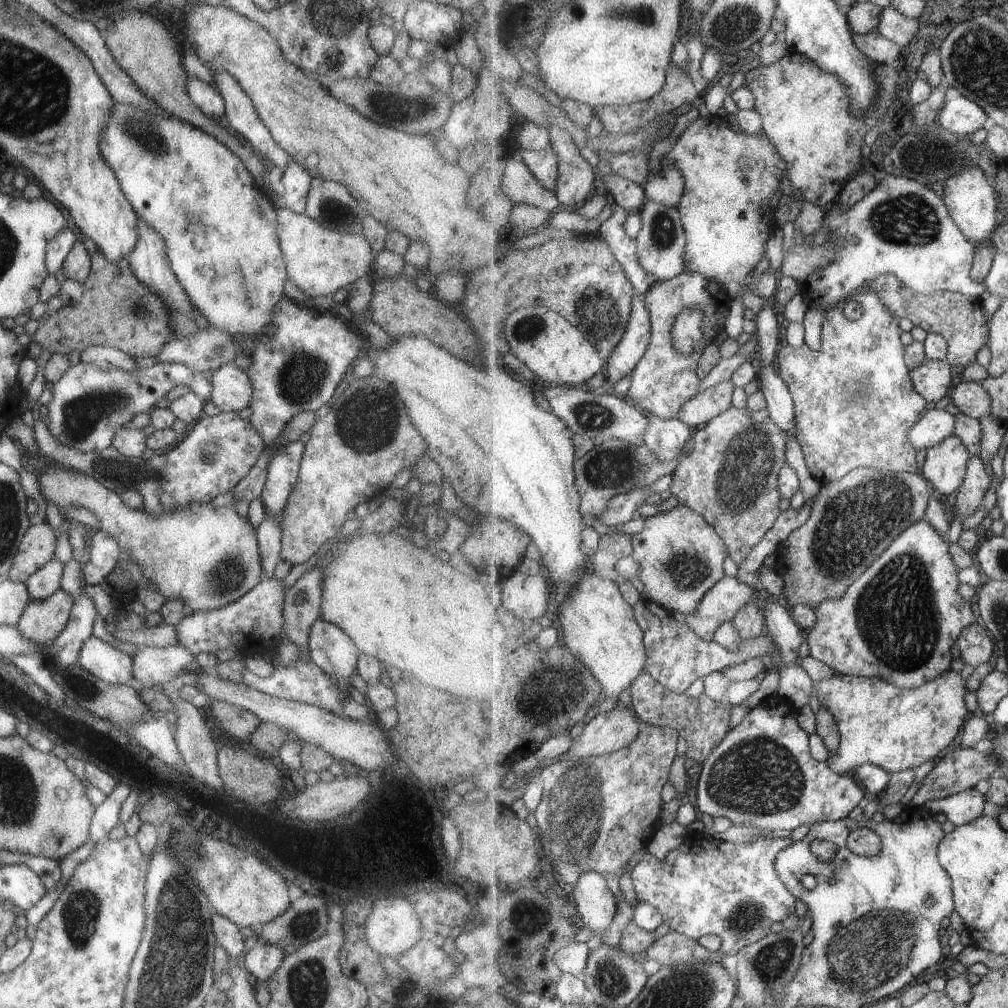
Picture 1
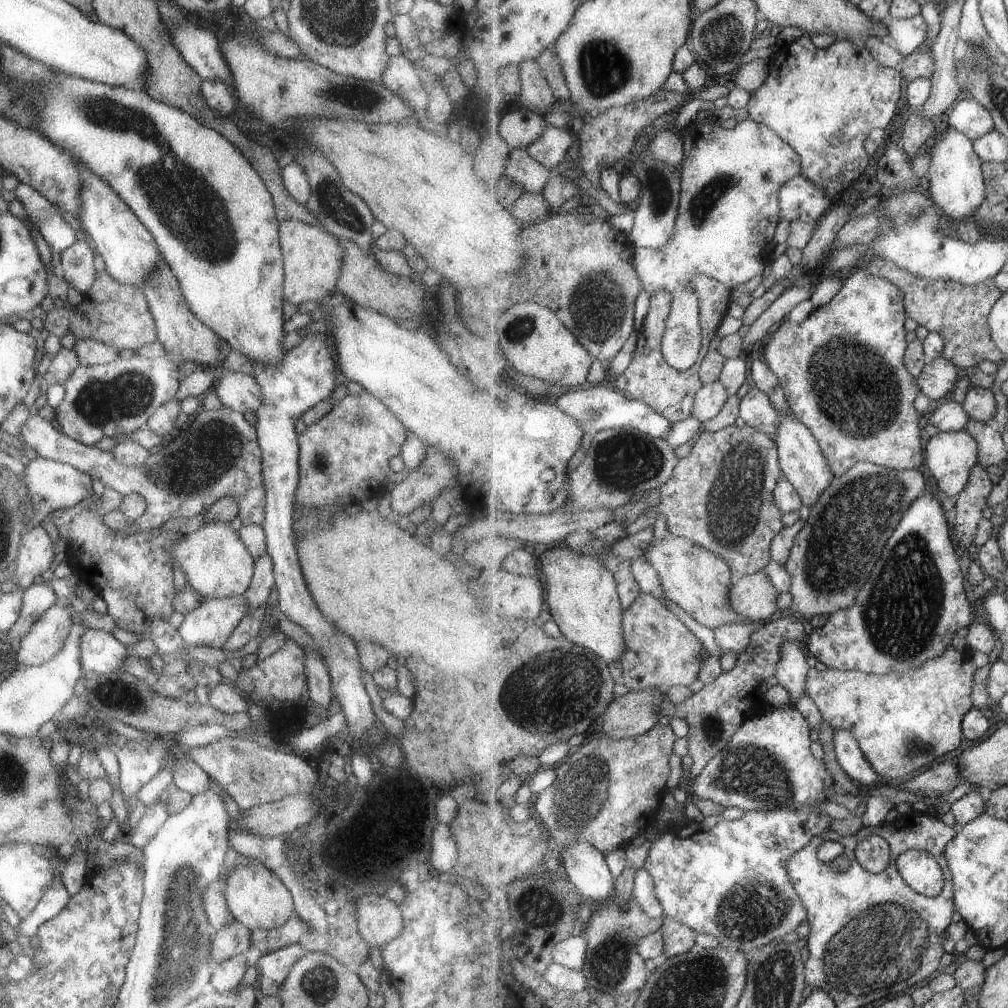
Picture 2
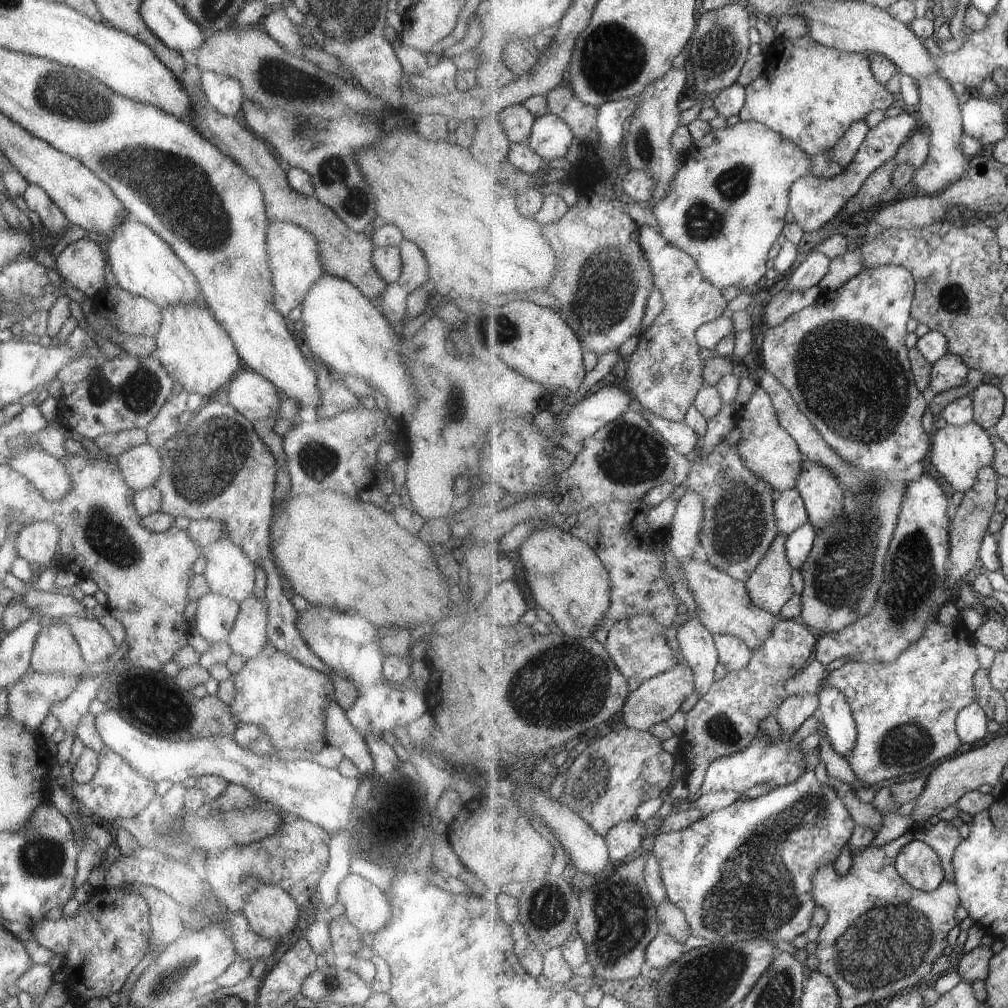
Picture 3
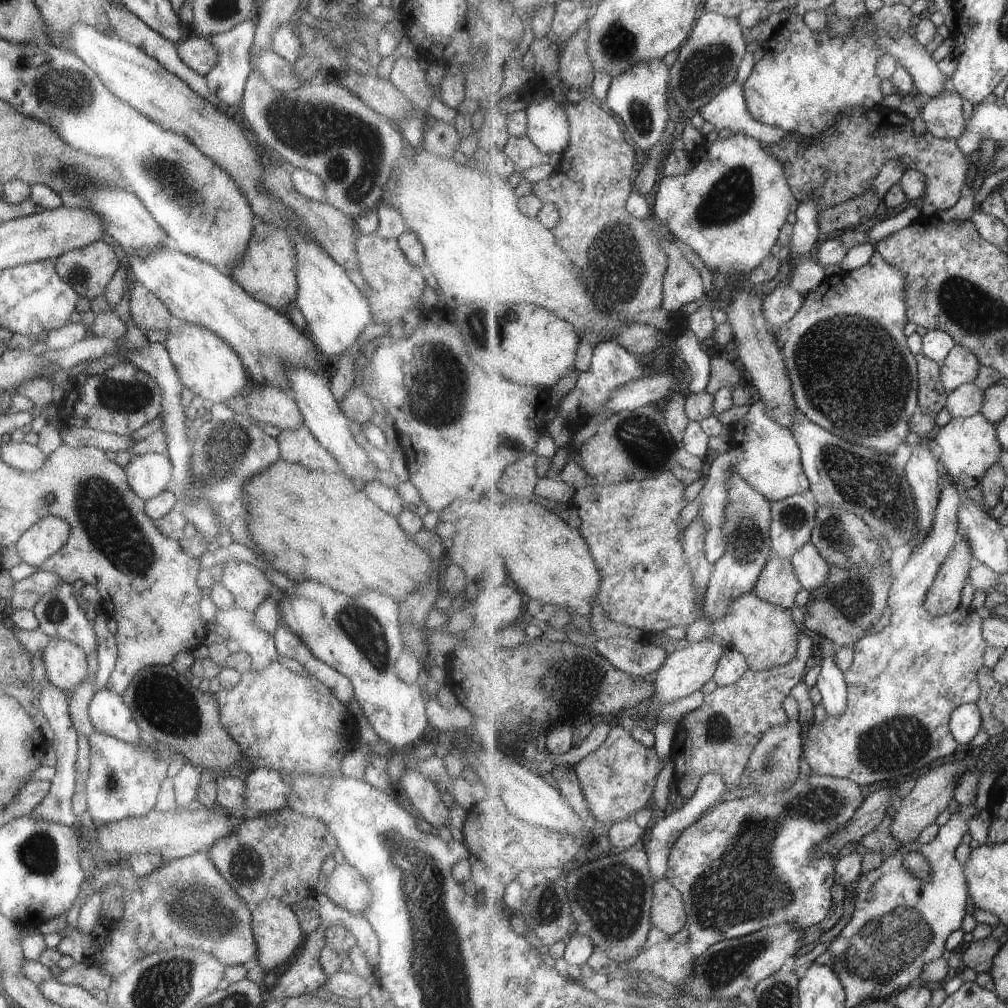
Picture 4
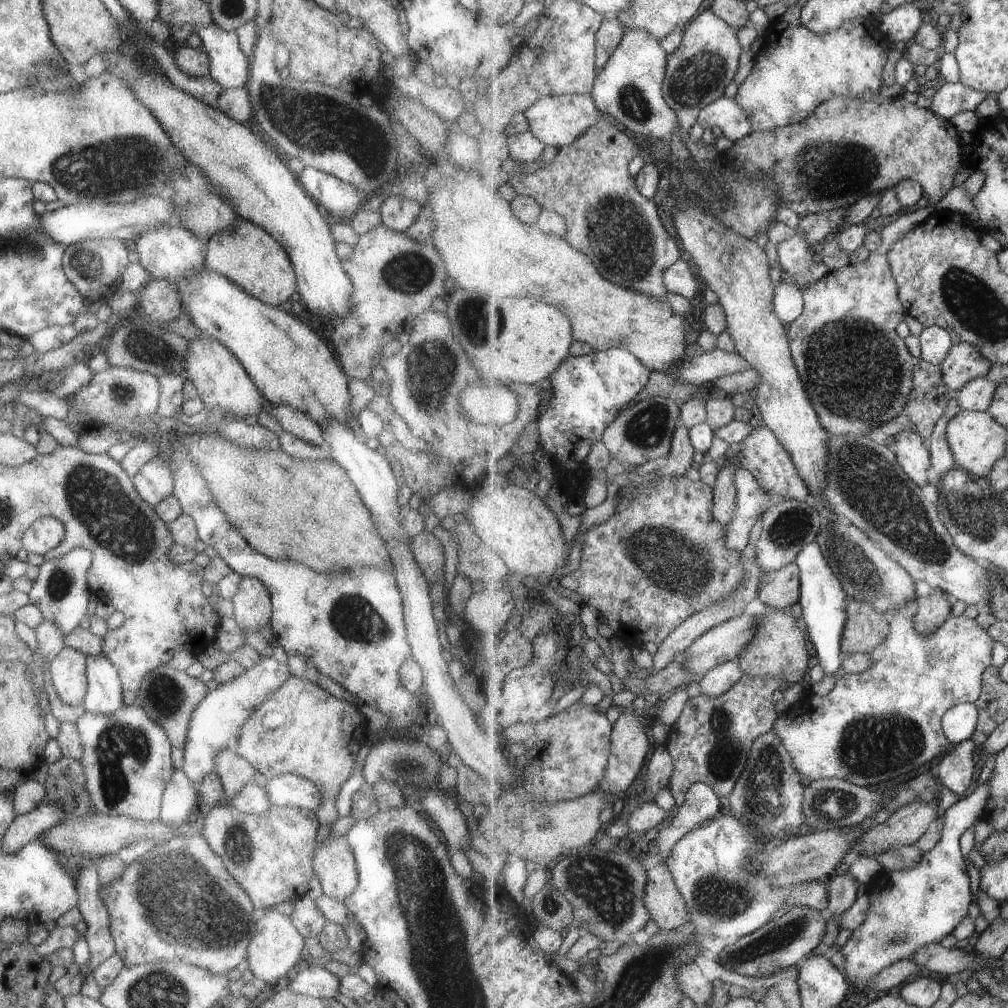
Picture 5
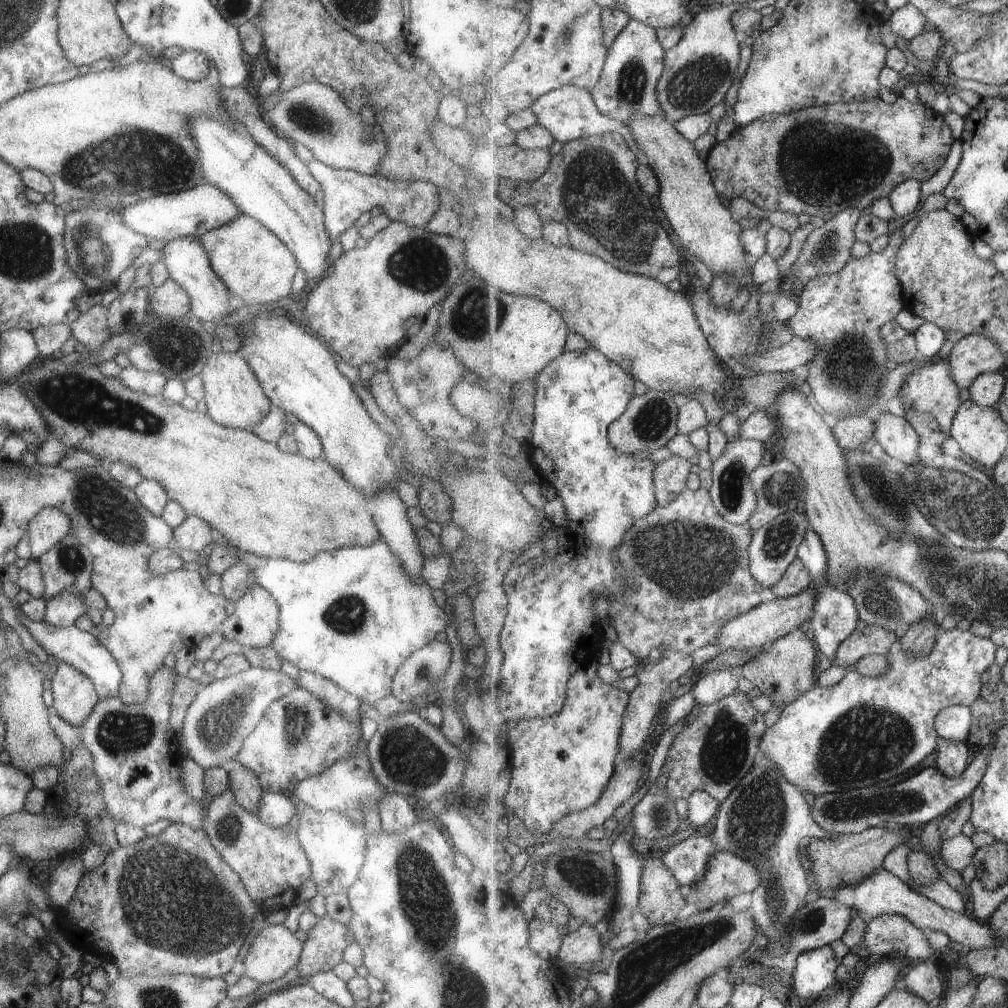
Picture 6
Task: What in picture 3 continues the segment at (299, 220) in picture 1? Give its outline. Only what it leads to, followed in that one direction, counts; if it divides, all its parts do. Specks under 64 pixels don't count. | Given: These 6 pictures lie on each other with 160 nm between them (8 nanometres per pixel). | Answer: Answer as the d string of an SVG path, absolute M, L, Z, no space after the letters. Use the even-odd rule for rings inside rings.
M271 221L265 227L265 250L266 258L269 262L271 292L273 292L273 308L285 316L291 308L295 308L305 290L309 288L322 273L322 267L318 261L316 242L304 228L282 223L281 221Z

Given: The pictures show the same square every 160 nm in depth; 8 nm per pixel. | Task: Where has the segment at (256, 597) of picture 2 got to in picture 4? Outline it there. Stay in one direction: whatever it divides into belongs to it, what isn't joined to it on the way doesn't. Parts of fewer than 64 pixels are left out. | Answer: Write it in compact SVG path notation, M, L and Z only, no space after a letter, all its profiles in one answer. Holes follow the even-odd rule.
M237 608L215 612L215 623L222 626L229 638L237 642L239 651L248 654L250 670L261 670L267 664L276 662L277 654L271 634L265 634L251 626L253 614Z

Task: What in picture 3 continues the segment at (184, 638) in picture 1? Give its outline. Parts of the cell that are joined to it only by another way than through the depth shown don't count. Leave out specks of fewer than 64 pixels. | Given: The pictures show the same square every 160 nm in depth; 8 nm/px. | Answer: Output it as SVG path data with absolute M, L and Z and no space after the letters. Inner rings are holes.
M209 590L198 599L191 633L197 633L211 646L224 641L240 603Z

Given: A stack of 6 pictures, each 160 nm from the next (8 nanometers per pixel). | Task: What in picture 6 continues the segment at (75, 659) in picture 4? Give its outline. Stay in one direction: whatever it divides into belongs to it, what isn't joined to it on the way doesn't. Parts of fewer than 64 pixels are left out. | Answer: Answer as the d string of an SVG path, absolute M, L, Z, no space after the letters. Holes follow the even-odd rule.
M55 660L57 666L51 678L53 704L50 712L58 715L67 724L78 726L81 720L91 712L99 698L91 682L71 664Z

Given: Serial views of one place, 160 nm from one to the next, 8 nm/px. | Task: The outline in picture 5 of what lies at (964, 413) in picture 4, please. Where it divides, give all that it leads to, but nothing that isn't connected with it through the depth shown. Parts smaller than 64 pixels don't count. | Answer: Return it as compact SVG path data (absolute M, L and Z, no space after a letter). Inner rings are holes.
M981 377L969 382L962 390L959 390L955 400L963 411L988 411L999 386L1000 382L991 382L989 378Z

